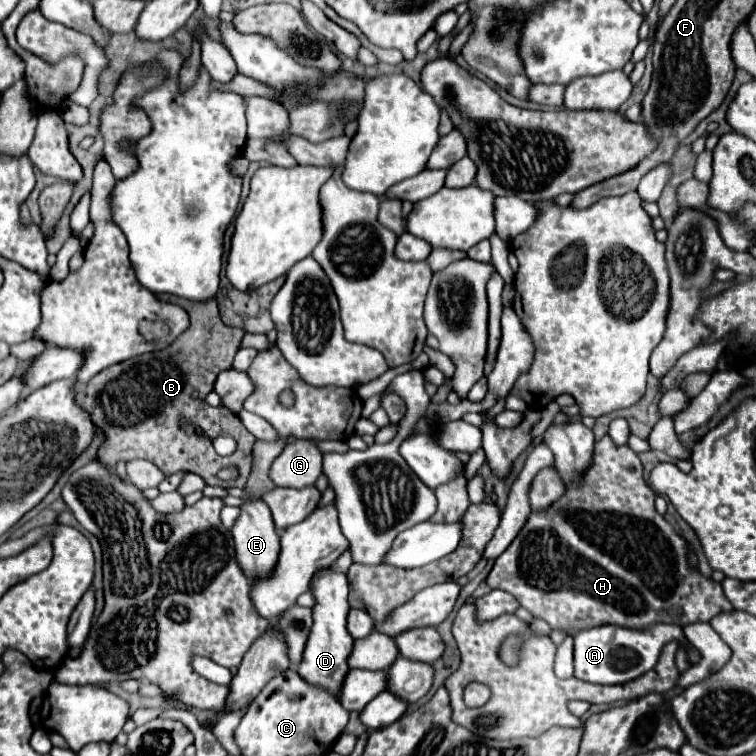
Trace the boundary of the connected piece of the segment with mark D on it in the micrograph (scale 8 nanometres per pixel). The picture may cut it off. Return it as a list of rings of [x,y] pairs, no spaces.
[[[334,567],[320,569],[310,583],[310,593],[314,595],[314,601],[316,601],[312,607],[314,625],[312,625],[312,631],[310,631],[310,637],[306,643],[304,659],[298,665],[298,673],[314,685],[328,687],[328,691],[334,697],[338,697],[342,679],[348,673],[346,659],[348,659],[348,655],[352,651],[352,643],[354,643],[352,635],[346,629],[346,615],[350,611],[350,605],[346,599],[348,597],[348,579],[346,579],[346,575],[340,575],[340,571],[336,571]]]

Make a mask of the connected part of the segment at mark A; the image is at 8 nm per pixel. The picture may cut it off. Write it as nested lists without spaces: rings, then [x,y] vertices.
[[[660,623],[660,625],[648,627],[646,631],[634,631],[634,629],[624,629],[616,625],[602,625],[602,627],[580,631],[580,635],[574,637],[574,677],[588,683],[600,683],[600,685],[626,683],[650,671],[656,665],[658,655],[668,641],[678,641],[680,645],[688,645],[688,657],[692,663],[700,659],[698,651],[684,639],[682,629],[674,625]]]

